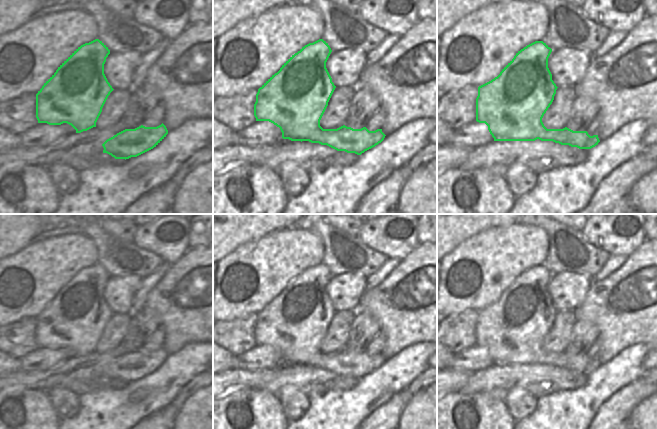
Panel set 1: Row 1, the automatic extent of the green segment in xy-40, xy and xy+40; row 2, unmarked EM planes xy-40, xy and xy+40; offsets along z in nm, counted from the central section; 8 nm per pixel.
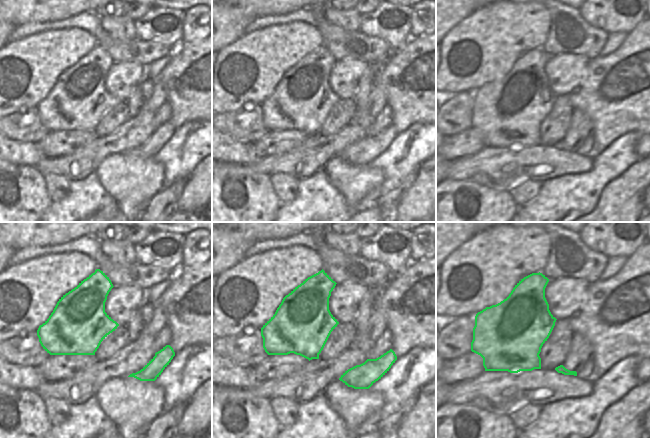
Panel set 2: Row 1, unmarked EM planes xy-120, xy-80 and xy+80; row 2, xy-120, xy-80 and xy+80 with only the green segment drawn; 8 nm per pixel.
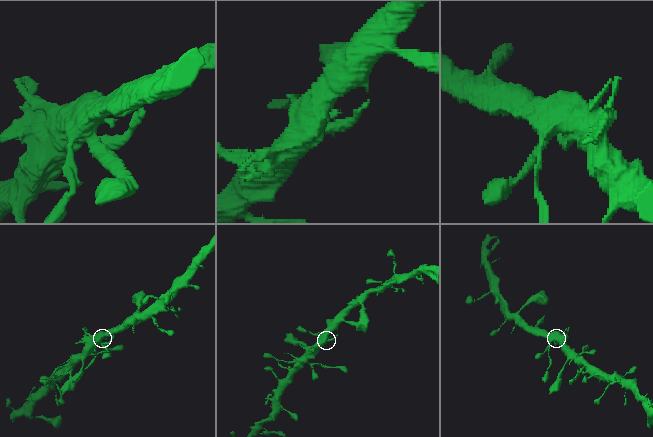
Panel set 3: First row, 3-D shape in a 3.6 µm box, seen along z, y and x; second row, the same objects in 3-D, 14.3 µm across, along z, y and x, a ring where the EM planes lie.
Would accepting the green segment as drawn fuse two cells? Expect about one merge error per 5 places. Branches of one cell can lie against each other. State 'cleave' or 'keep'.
keep

